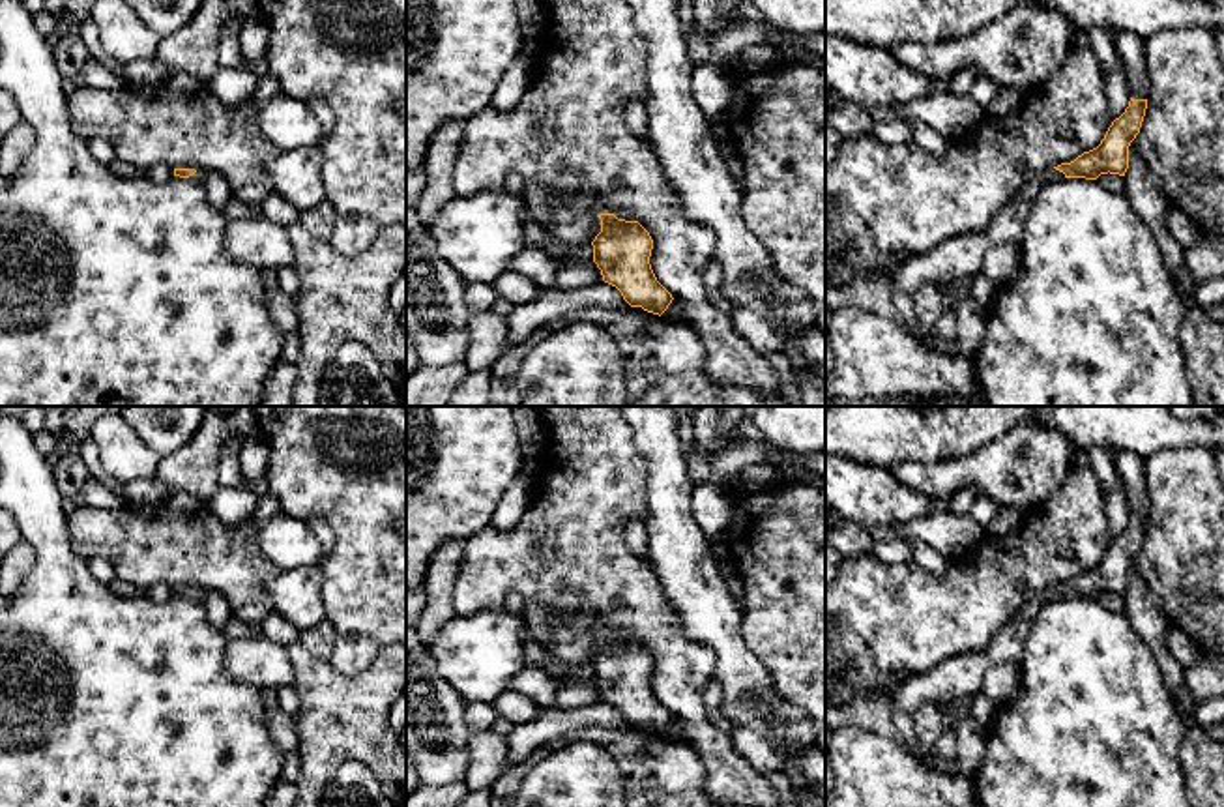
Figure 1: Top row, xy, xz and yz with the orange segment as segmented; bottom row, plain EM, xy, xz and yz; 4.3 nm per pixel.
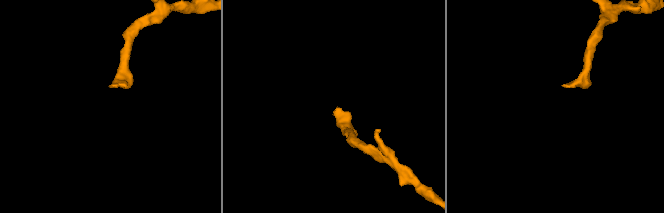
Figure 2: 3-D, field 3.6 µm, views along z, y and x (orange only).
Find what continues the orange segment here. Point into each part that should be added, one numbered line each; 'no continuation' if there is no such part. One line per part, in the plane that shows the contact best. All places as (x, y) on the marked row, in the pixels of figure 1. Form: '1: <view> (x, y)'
1: yz (959, 257)

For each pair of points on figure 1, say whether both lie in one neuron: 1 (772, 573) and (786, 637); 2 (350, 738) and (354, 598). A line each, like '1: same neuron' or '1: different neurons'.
1: same neuron
2: different neurons

